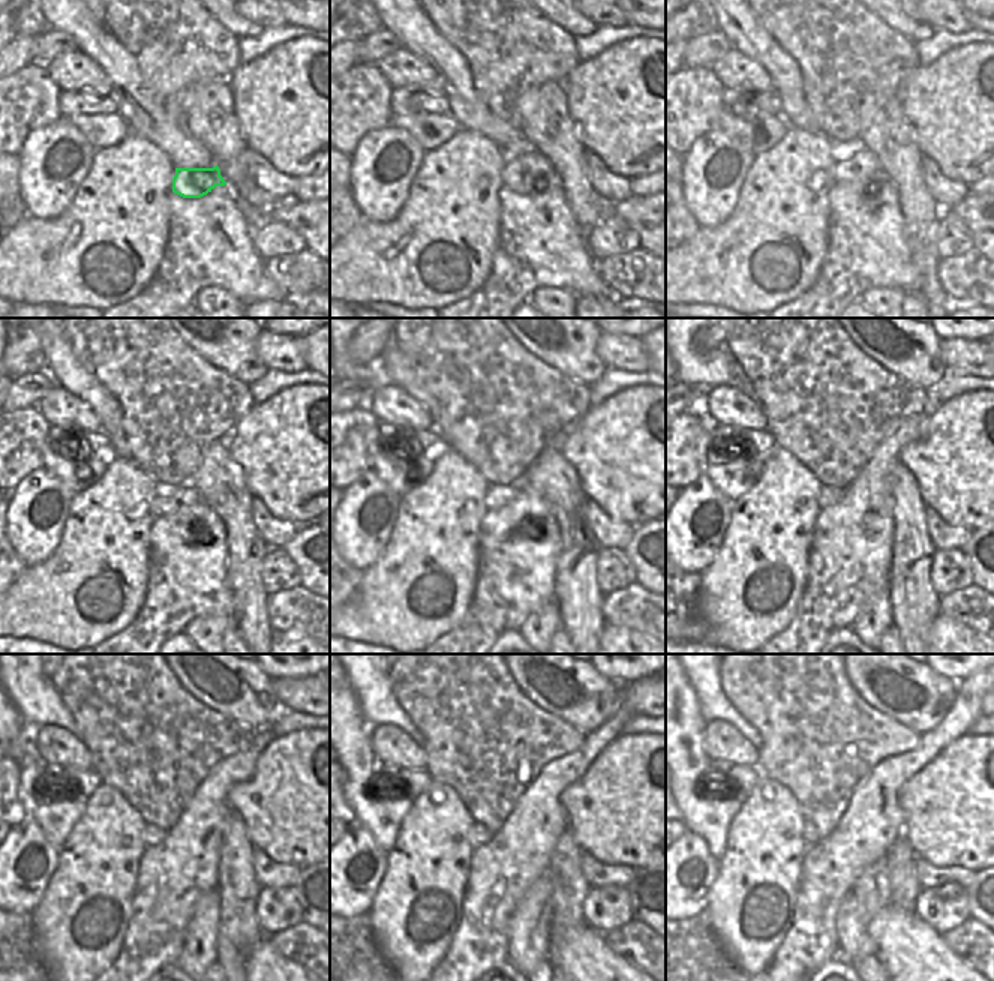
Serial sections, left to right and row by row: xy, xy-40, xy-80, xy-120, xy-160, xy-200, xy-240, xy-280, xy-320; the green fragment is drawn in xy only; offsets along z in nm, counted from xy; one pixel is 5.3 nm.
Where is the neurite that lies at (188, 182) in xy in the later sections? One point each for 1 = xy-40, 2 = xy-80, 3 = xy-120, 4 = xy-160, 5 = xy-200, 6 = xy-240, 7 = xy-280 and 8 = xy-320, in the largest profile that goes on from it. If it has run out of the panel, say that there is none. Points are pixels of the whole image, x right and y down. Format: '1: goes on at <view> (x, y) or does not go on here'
1: goes on at xy-40 (528, 173)
2: goes on at xy-80 (856, 164)
3: goes on at xy-120 (170, 498)
4: goes on at xy-160 (496, 497)
5: goes on at xy-200 (828, 497)
6: goes on at xy-240 (152, 834)
7: goes on at xy-280 (479, 834)
8: goes on at xy-320 (810, 834)

